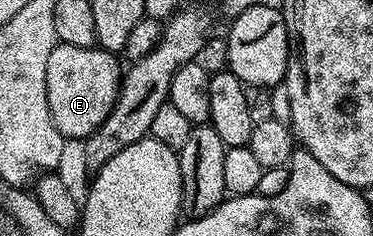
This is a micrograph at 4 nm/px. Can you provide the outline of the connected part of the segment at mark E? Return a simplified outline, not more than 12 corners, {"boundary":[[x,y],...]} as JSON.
{"boundary":[[58,43],[47,105],[66,140],[107,121],[121,91],[118,56]]}

